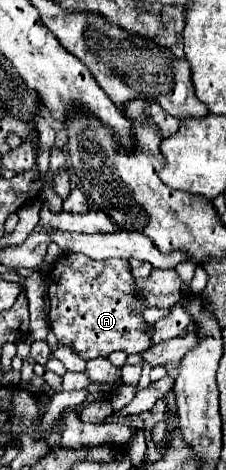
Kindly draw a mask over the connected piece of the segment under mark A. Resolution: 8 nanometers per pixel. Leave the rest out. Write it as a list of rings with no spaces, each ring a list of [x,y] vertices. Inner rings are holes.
[[[63,254],[51,272],[45,276],[47,282],[47,296],[49,296],[49,324],[53,334],[57,336],[59,344],[69,346],[77,352],[83,360],[109,356],[111,352],[123,350],[125,354],[141,354],[151,346],[151,330],[153,324],[145,322],[143,310],[147,304],[139,298],[139,290],[135,278],[131,276],[129,262],[123,258],[113,260],[91,260],[83,254]]]

